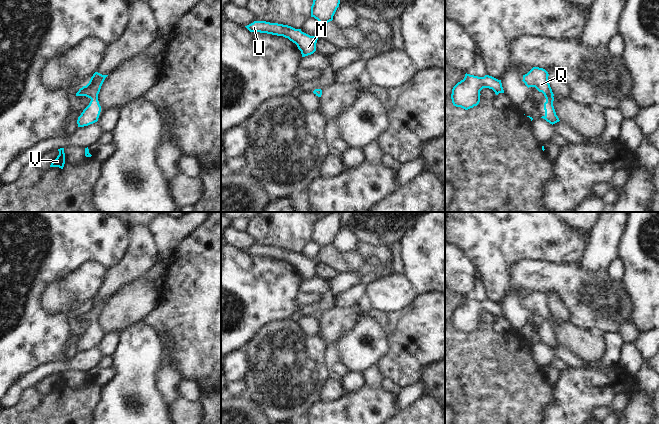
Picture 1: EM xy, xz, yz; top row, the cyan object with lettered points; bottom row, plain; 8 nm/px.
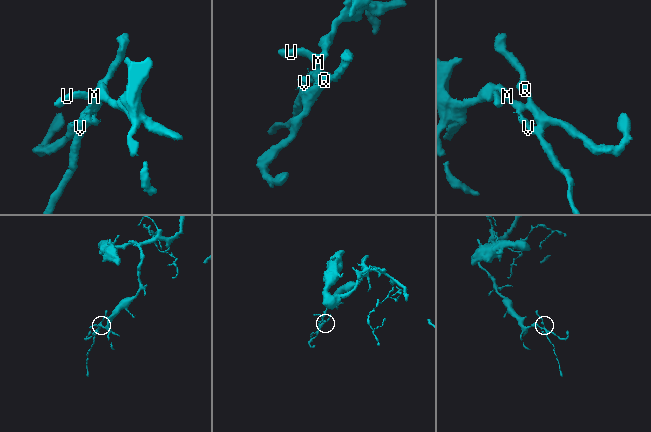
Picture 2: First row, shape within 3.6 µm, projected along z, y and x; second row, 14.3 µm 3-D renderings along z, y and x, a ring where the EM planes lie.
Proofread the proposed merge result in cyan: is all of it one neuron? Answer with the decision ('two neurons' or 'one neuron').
one neuron

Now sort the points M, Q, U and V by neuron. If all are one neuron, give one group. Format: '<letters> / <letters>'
M Q U V

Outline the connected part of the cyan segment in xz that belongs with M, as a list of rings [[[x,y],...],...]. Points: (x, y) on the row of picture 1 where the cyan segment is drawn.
[[[254,21],[245,27],[250,32],[267,33],[288,38],[297,45],[298,49],[301,51],[302,57],[311,55],[316,51],[317,35],[310,36],[302,32],[301,29],[266,21]]]

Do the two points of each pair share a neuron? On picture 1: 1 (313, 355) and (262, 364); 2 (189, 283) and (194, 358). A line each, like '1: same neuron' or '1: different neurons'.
1: same neuron
2: same neuron

